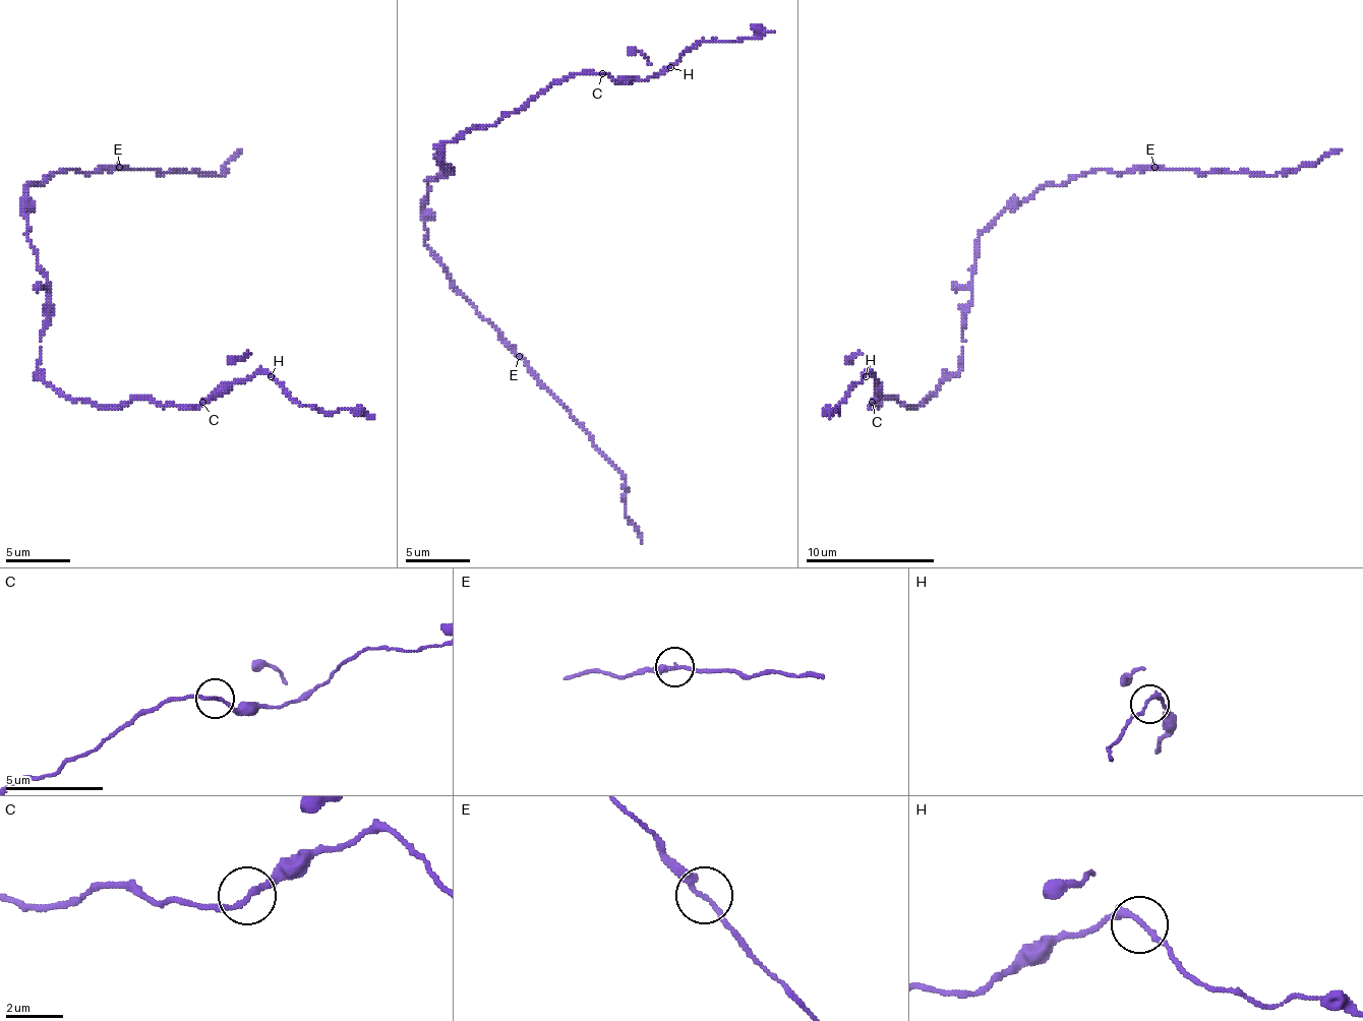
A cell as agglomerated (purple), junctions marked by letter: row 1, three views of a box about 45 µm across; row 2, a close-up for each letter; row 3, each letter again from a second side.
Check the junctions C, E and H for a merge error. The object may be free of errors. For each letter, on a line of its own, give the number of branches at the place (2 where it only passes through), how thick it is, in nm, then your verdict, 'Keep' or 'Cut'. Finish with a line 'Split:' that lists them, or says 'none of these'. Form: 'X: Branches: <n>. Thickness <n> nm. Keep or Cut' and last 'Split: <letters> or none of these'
C: Branches: 2. Thickness 180 nm. Keep
E: Branches: 2. Thickness 200 nm. Keep
H: Branches: 2. Thickness 200 nm. Keep
Split: none of these

